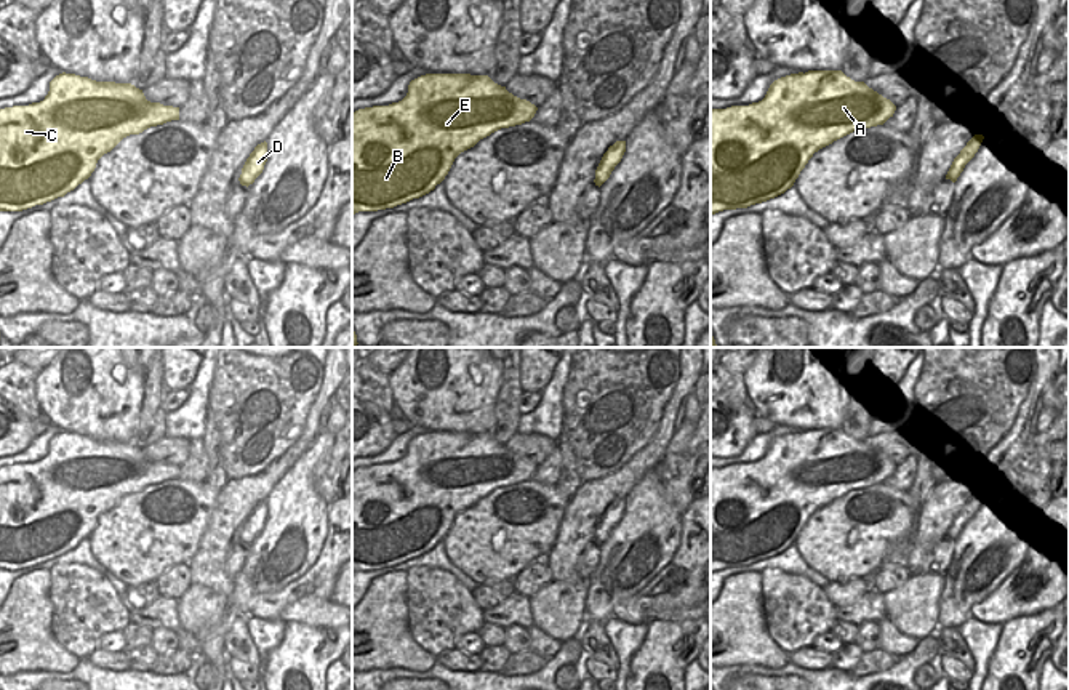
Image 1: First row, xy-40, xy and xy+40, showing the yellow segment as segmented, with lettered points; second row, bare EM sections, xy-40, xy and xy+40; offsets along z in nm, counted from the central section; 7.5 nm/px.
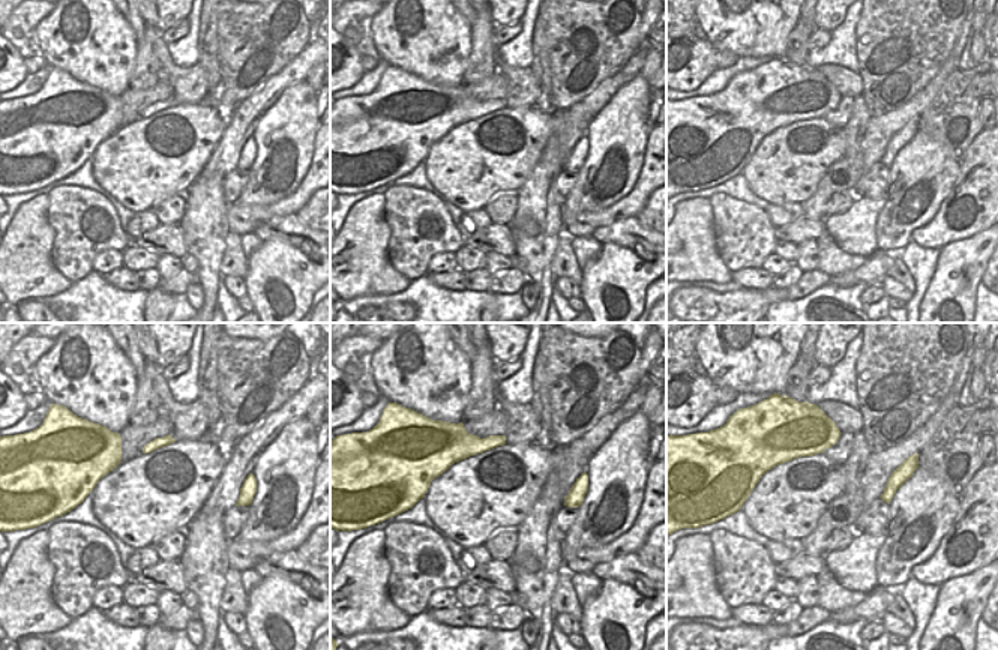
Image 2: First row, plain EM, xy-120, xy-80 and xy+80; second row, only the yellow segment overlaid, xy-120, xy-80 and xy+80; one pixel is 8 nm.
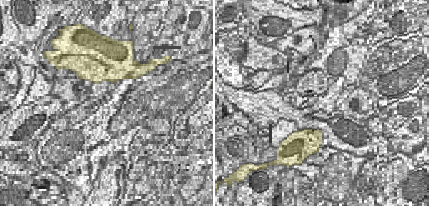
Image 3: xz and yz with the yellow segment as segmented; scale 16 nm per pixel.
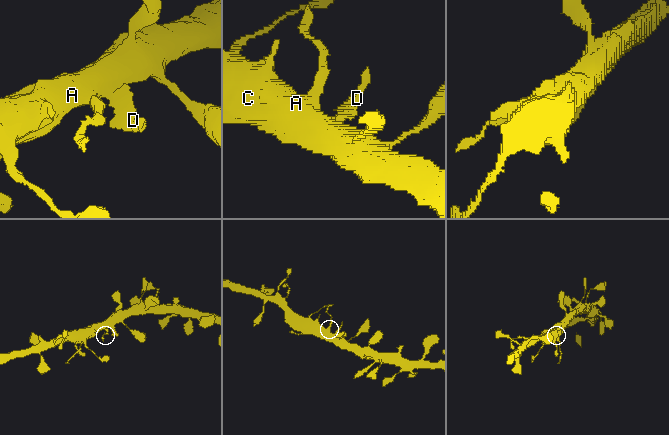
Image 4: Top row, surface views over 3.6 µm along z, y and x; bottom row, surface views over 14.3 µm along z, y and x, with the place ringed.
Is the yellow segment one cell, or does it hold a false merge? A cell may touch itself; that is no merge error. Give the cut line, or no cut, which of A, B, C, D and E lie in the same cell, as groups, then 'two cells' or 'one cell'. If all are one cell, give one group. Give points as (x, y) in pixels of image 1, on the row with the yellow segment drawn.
no cut; A B C D E; one cell

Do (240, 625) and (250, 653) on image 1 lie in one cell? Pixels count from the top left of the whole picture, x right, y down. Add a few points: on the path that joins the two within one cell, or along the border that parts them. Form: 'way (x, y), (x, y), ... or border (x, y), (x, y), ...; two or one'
way (240, 631), (248, 647); one

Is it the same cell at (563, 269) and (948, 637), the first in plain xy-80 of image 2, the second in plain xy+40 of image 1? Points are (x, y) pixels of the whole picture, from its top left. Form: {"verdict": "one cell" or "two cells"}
{"verdict": "one cell"}

